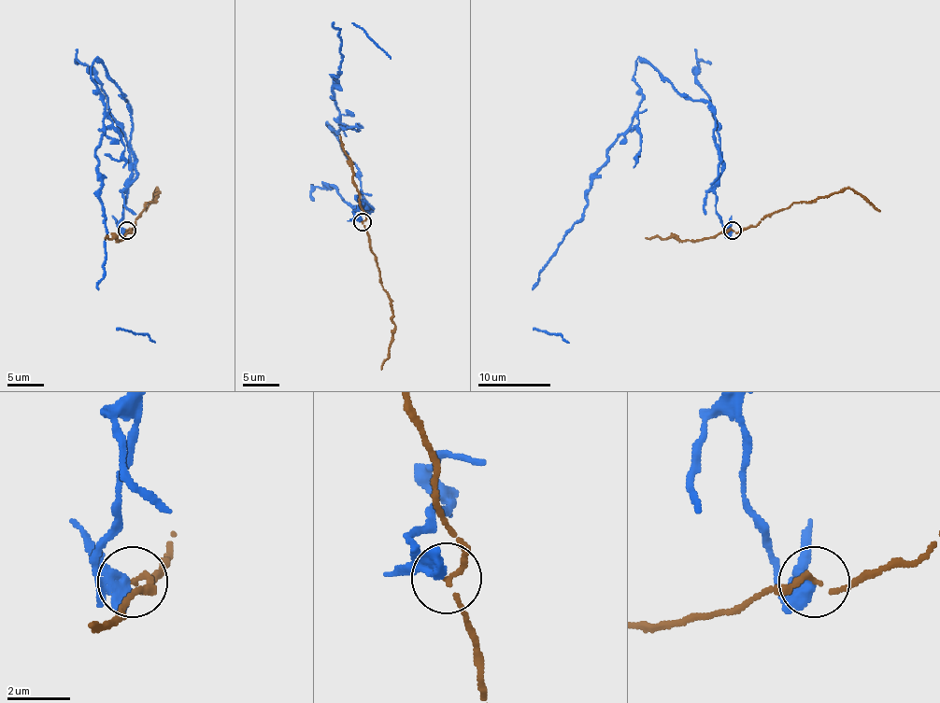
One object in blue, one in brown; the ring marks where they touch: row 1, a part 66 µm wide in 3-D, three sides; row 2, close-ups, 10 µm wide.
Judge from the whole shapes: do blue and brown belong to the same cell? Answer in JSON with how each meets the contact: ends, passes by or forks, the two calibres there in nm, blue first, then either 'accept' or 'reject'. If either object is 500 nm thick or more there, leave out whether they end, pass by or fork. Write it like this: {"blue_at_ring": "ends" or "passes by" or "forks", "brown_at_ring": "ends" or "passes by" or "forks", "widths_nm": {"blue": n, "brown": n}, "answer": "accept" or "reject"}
{"blue_at_ring": "forks", "brown_at_ring": "passes by", "widths_nm": {"blue": 240, "brown": 140}, "answer": "reject"}

